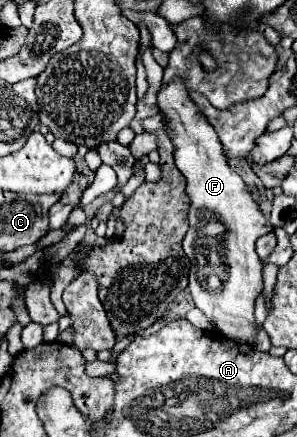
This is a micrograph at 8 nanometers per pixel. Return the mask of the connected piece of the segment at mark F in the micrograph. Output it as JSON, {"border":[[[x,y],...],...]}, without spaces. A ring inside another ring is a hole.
{"border":[[[162,83],[156,97],[160,115],[164,115],[164,127],[174,143],[176,167],[188,181],[190,229],[184,237],[184,253],[190,259],[188,287],[194,303],[224,337],[252,345],[258,331],[254,305],[264,283],[264,263],[256,255],[254,243],[258,237],[270,233],[272,225],[246,191],[242,177],[230,169],[214,127],[204,115],[200,115],[200,111],[196,111],[196,105],[188,99],[188,91],[184,91],[180,83]]]}

